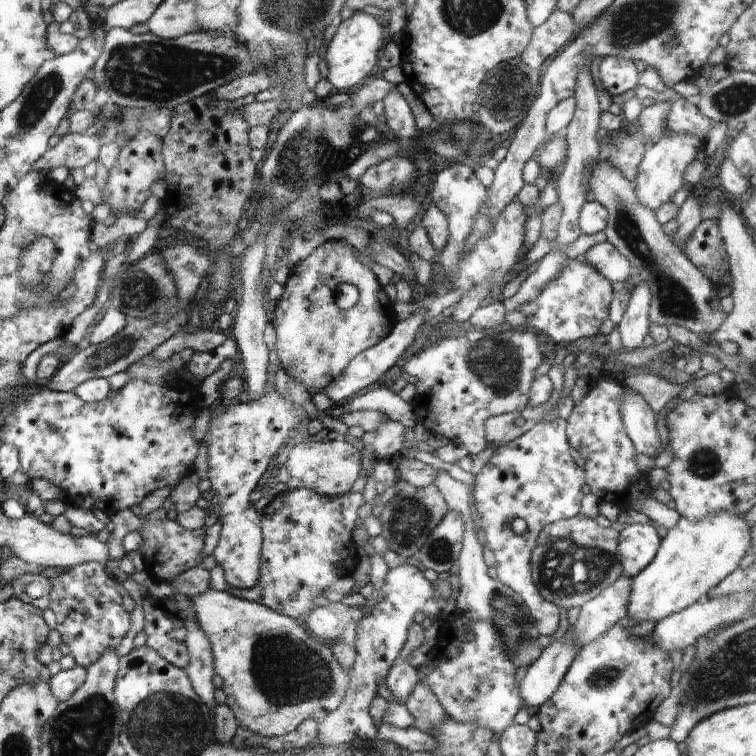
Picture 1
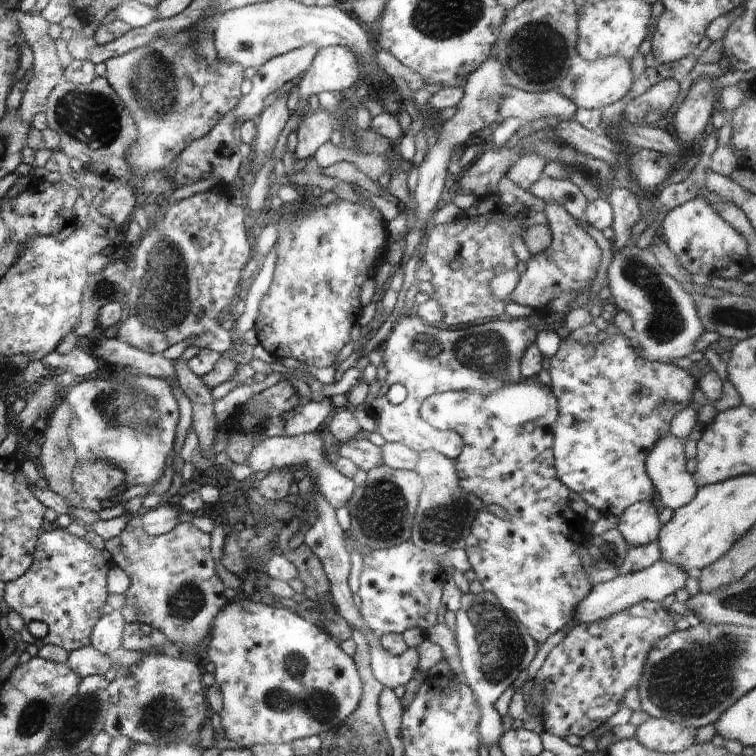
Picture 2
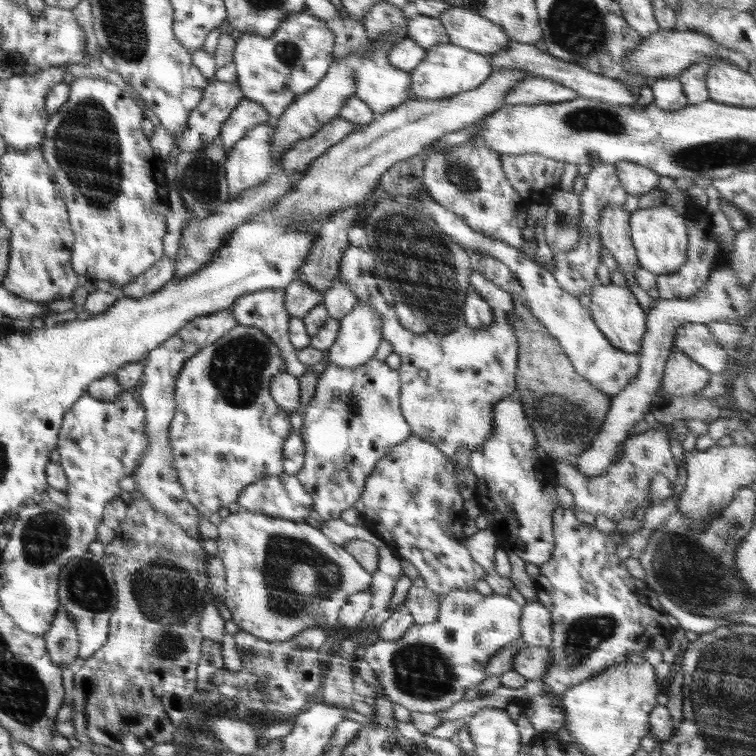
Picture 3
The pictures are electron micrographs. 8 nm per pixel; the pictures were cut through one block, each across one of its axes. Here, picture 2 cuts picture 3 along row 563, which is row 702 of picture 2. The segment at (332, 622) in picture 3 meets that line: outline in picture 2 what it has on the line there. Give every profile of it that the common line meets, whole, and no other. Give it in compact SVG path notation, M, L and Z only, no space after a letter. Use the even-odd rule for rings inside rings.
M240 594L228 600L227 606L216 616L210 632L212 640L206 650L206 658L216 667L215 684L223 697L219 724L223 736L237 747L251 749L267 743L292 744L305 737L322 736L340 725L357 708L361 681L353 658L346 655L330 635L301 618L291 608L272 609Z

